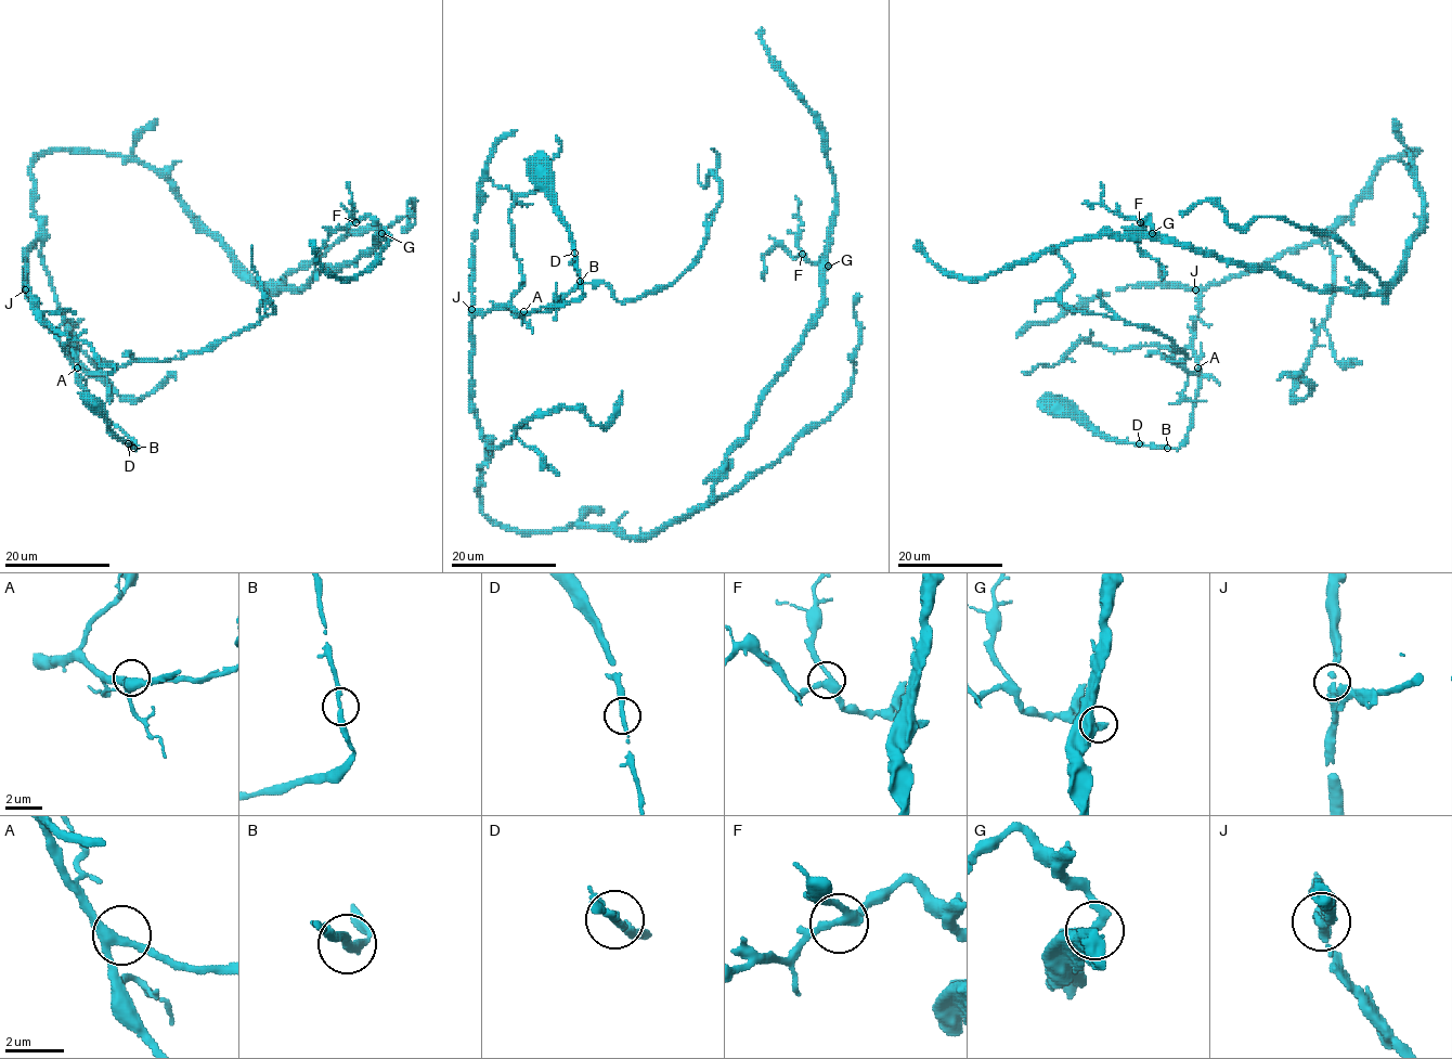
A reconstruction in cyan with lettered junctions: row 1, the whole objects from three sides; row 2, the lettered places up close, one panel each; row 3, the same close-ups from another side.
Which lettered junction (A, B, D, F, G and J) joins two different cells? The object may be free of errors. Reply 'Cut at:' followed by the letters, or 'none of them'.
Cut at: none of them

